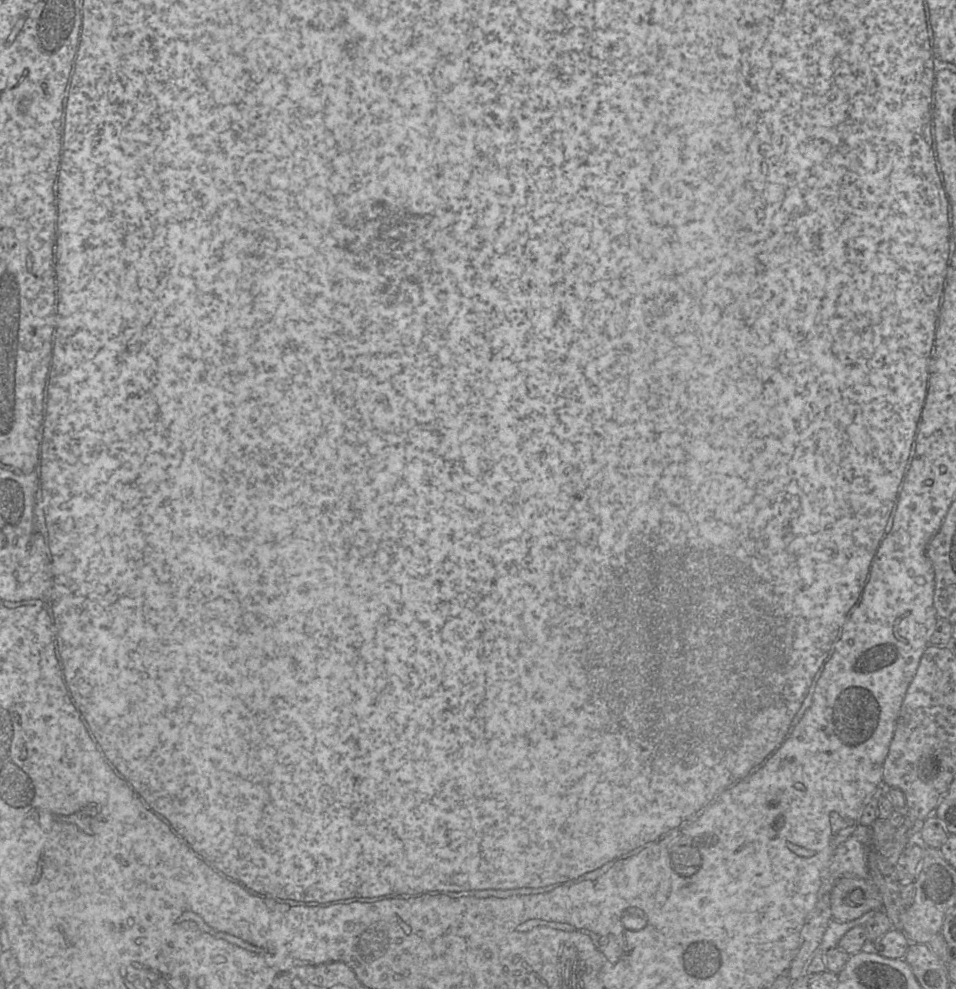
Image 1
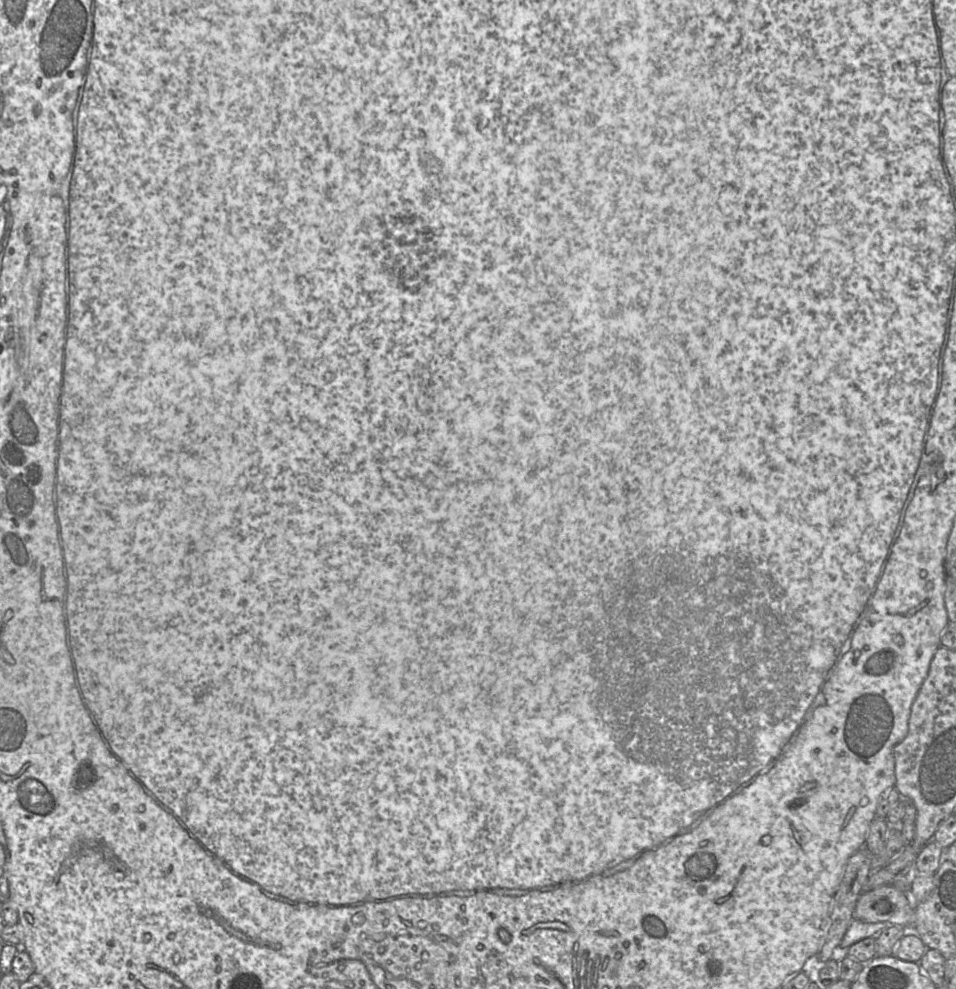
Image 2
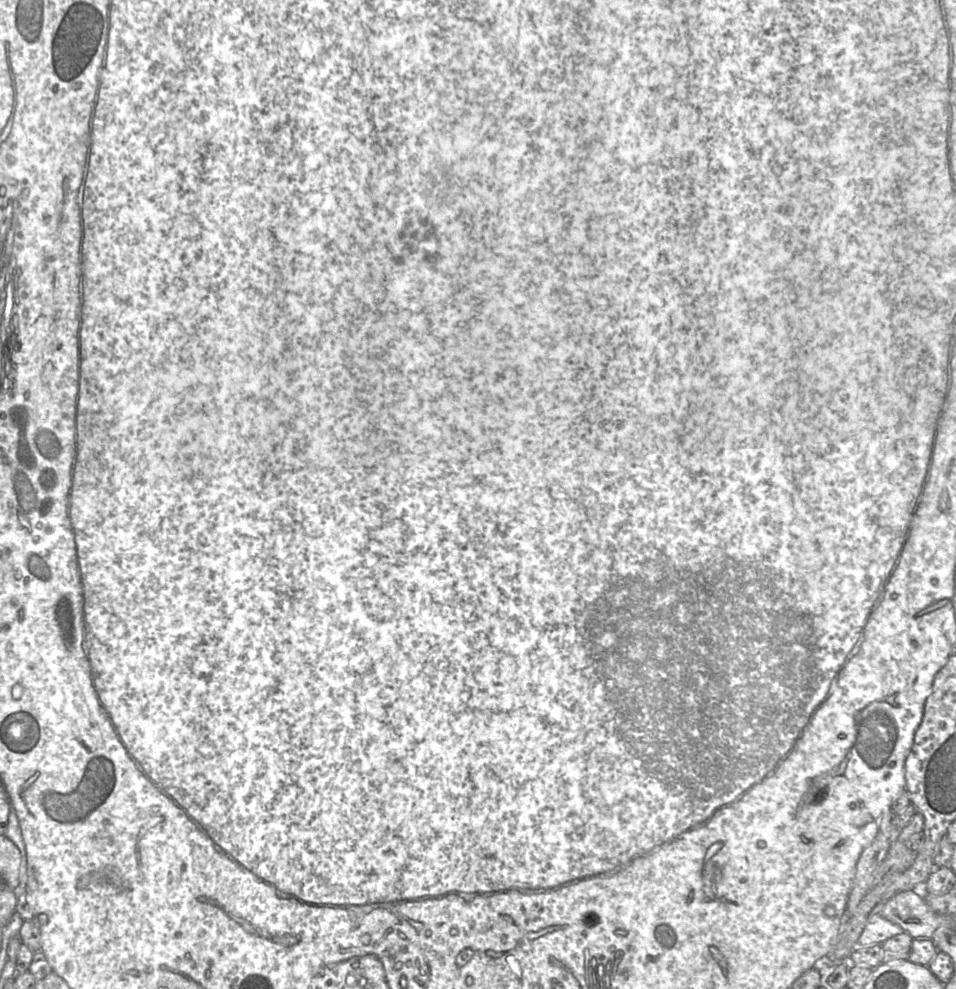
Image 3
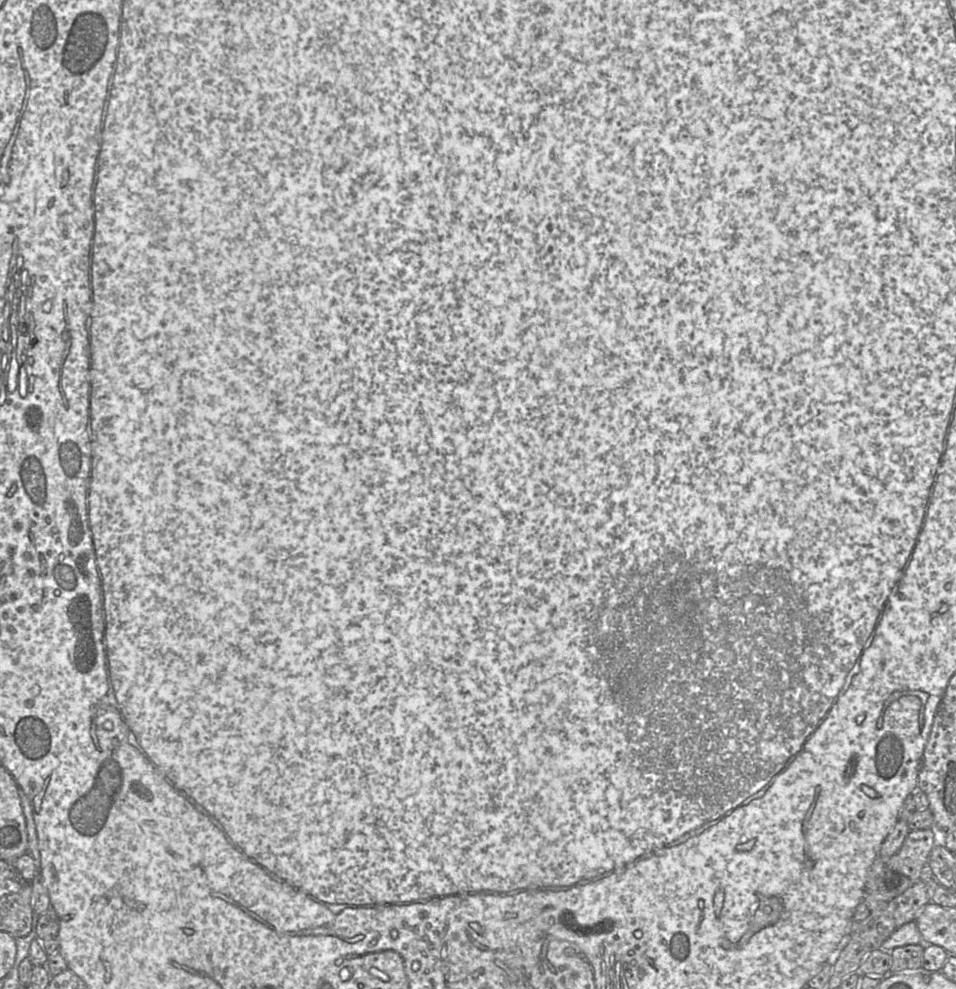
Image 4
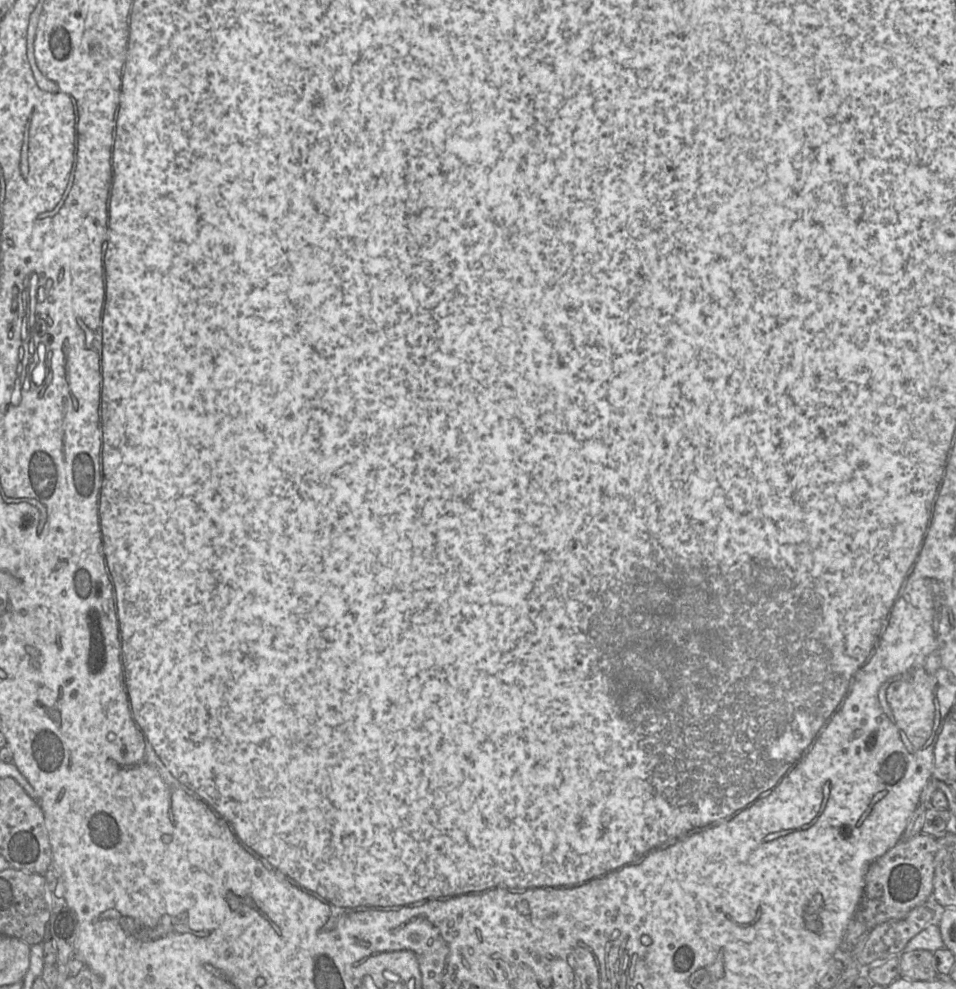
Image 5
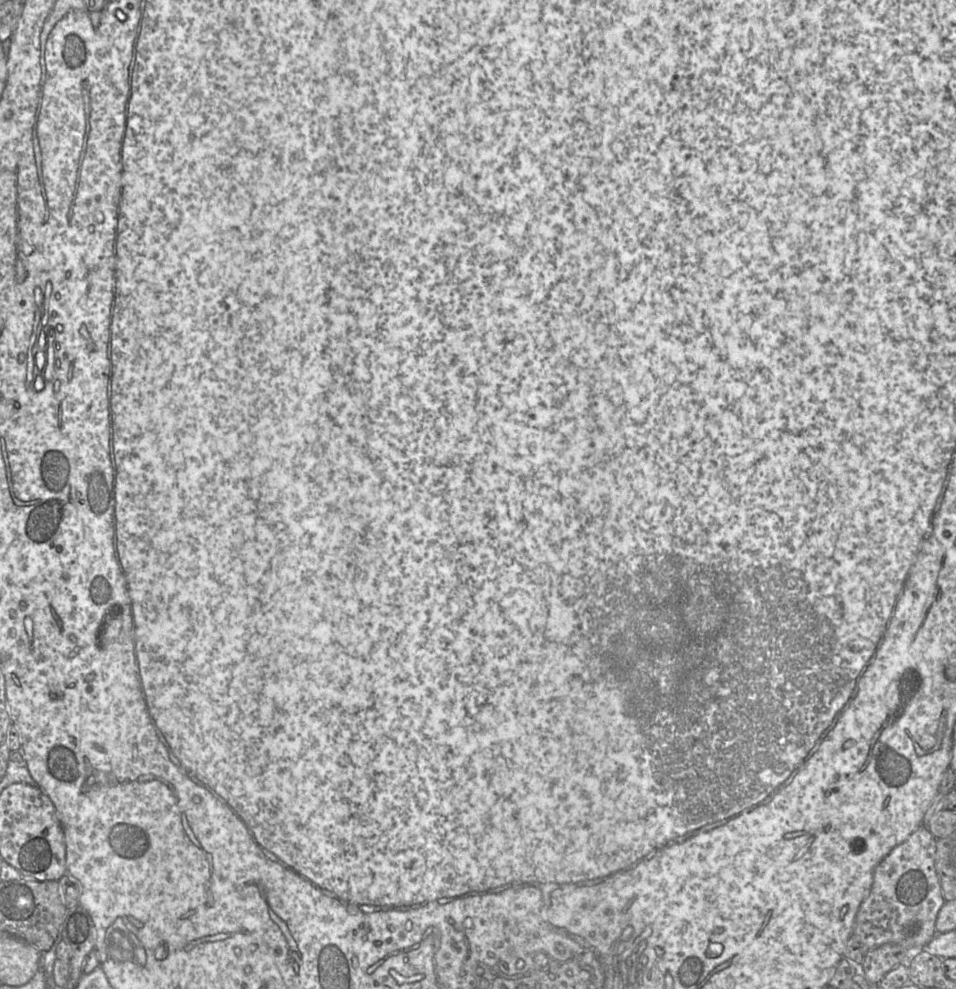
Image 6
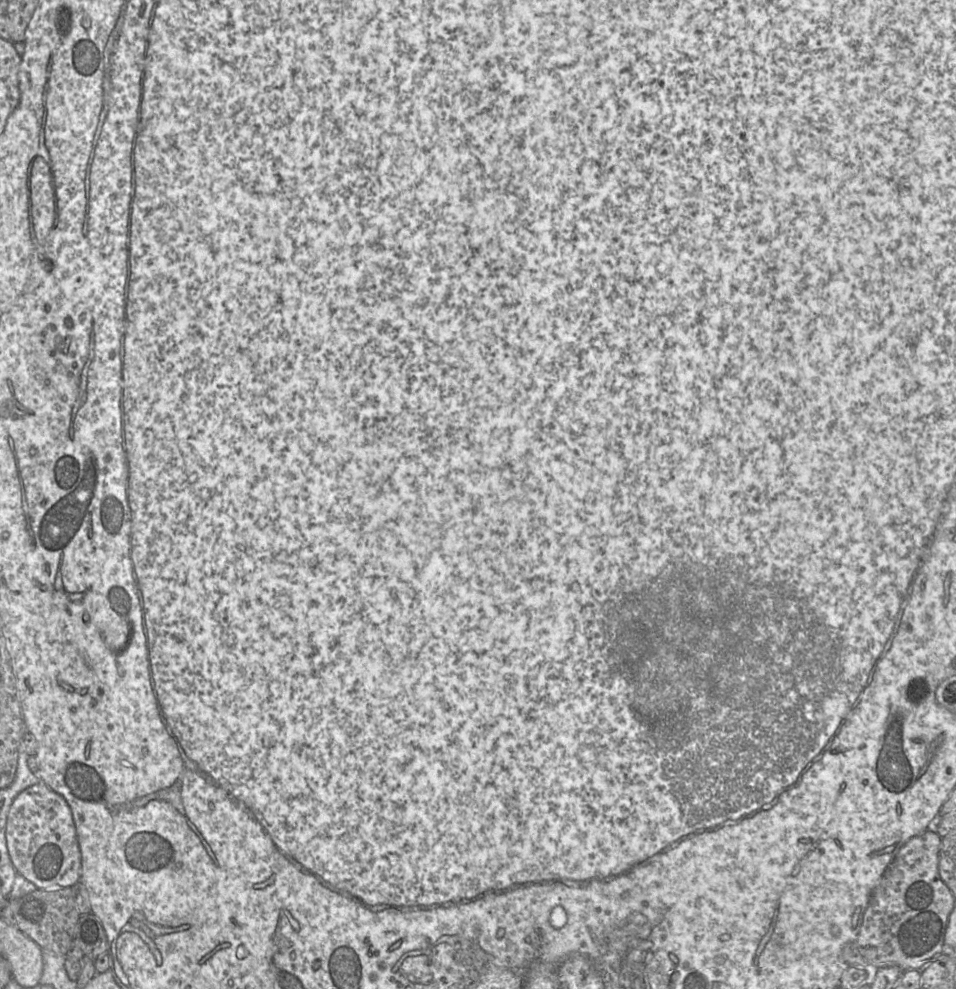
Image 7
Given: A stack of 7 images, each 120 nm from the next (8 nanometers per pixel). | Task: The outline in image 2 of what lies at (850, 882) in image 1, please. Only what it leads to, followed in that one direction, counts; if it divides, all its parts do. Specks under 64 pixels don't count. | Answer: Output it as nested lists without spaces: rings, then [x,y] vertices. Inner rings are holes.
[[[880,886],[860,894],[853,913],[854,920],[888,922],[912,929],[914,908],[904,892],[891,886]]]

